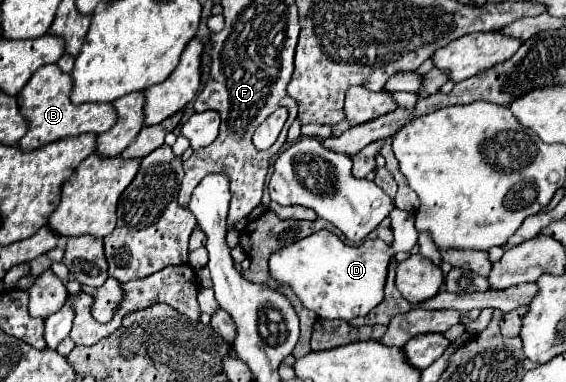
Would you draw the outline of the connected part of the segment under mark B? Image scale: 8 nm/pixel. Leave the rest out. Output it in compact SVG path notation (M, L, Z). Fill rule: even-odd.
M44 65L30 77L26 87L18 93L18 107L22 107L22 117L26 119L26 123L30 123L30 131L26 131L26 135L18 143L22 151L34 151L58 139L76 137L82 133L100 135L116 123L116 113L110 103L74 105L70 101L70 91L72 77L68 73L62 73L58 65Z

